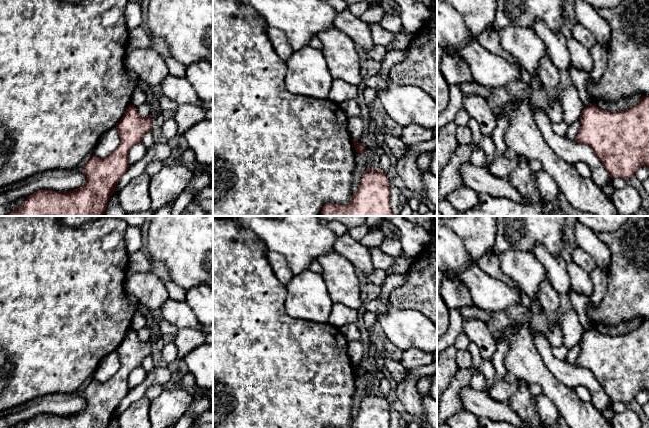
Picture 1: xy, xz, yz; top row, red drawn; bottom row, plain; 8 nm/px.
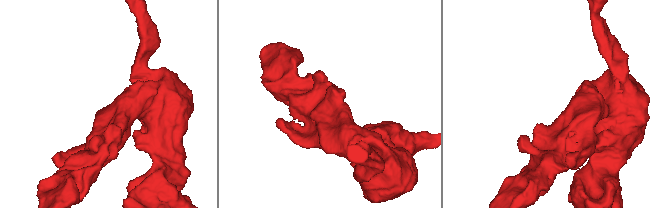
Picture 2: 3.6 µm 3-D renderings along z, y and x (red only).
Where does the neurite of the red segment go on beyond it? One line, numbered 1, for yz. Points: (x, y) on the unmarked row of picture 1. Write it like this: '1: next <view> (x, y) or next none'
1: next none

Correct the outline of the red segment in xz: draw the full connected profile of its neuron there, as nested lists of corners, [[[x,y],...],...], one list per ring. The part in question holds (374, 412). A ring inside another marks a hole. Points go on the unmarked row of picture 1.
[[[367,393],[350,428],[390,428],[390,406],[380,393]]]

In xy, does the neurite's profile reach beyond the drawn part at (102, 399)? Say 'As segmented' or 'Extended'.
As segmented

